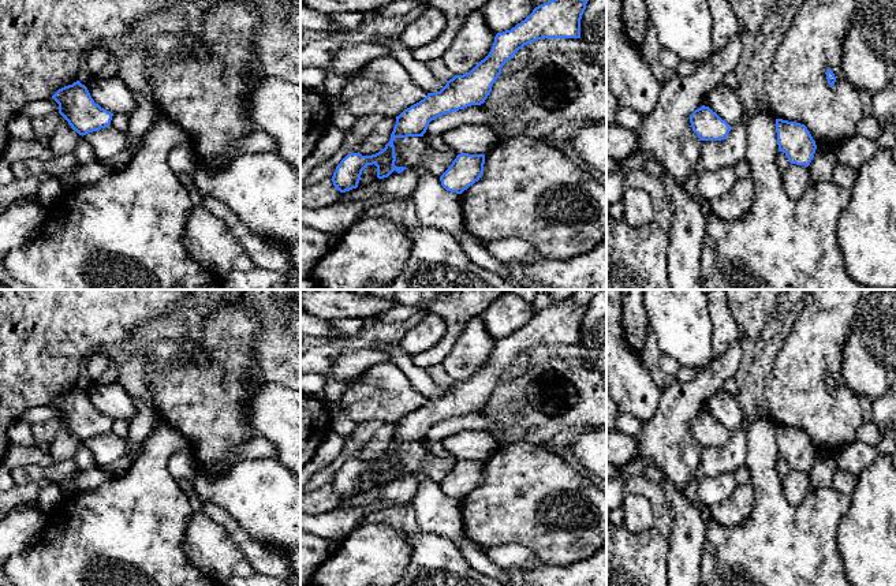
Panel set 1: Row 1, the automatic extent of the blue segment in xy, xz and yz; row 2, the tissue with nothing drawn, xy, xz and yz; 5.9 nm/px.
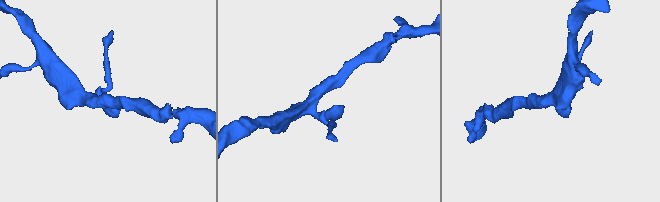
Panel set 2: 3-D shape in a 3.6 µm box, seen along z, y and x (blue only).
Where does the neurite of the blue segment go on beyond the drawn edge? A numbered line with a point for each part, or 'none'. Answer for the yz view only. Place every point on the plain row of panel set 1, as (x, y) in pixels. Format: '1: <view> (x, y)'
none

